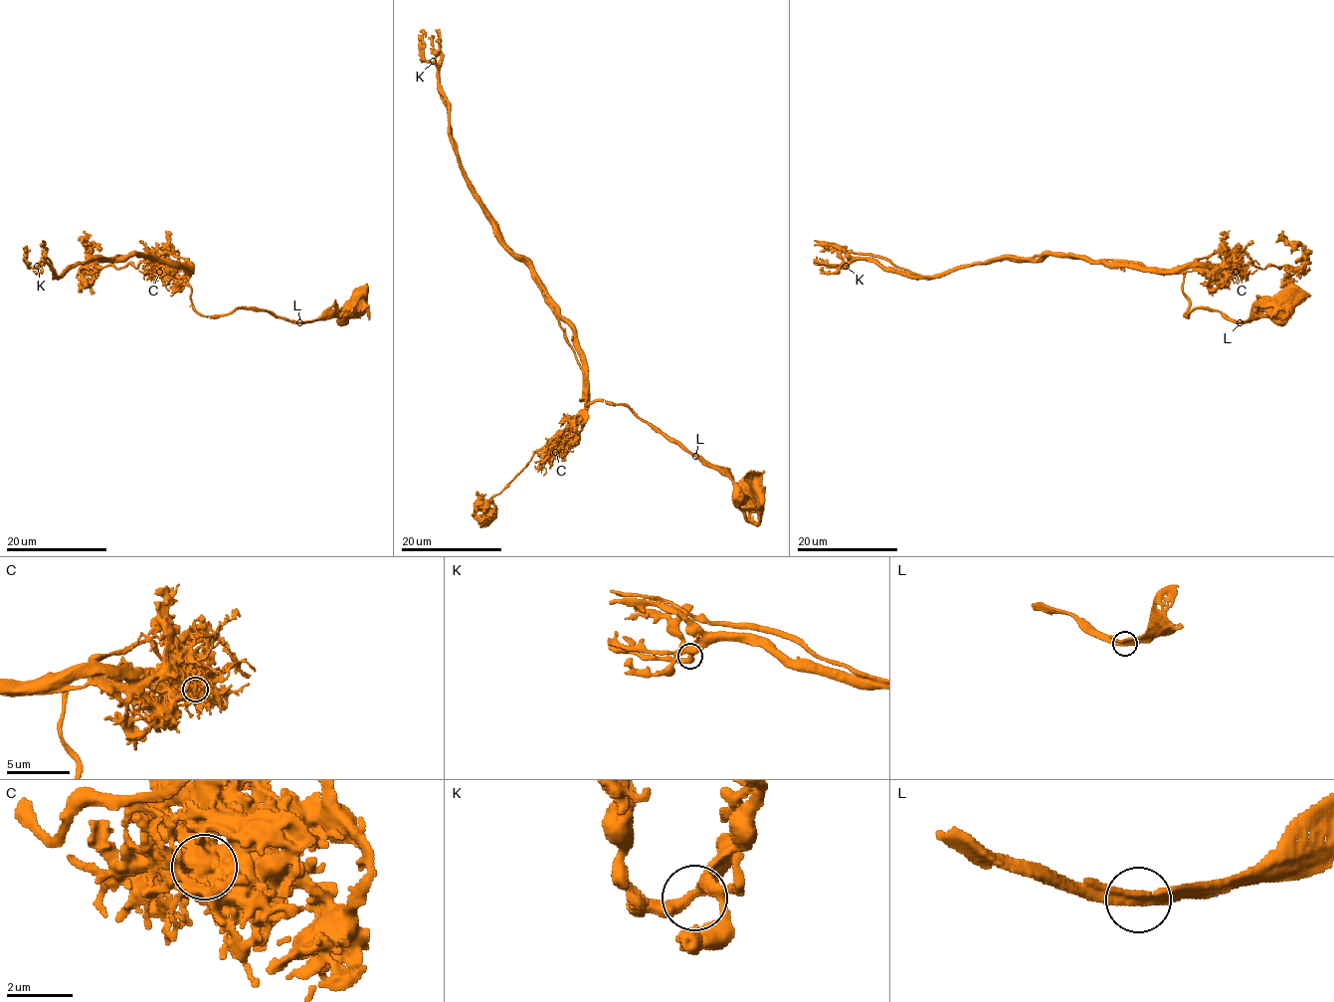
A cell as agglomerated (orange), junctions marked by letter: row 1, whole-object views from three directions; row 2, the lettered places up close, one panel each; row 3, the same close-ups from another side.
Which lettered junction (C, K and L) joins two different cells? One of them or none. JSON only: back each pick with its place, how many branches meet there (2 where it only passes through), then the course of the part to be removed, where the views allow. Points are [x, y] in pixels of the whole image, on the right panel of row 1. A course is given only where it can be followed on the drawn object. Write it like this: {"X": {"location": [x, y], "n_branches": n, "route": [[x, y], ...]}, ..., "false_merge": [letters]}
{"C": {"location": [1236, 272], "n_branches": 10, "route": [[1236, 272], [1225, 279], [1201, 270], [1165, 274], [1135, 262], [1053, 255], [991, 259], [930, 276], [814, 240]]}, "false_merge": ["C"]}

